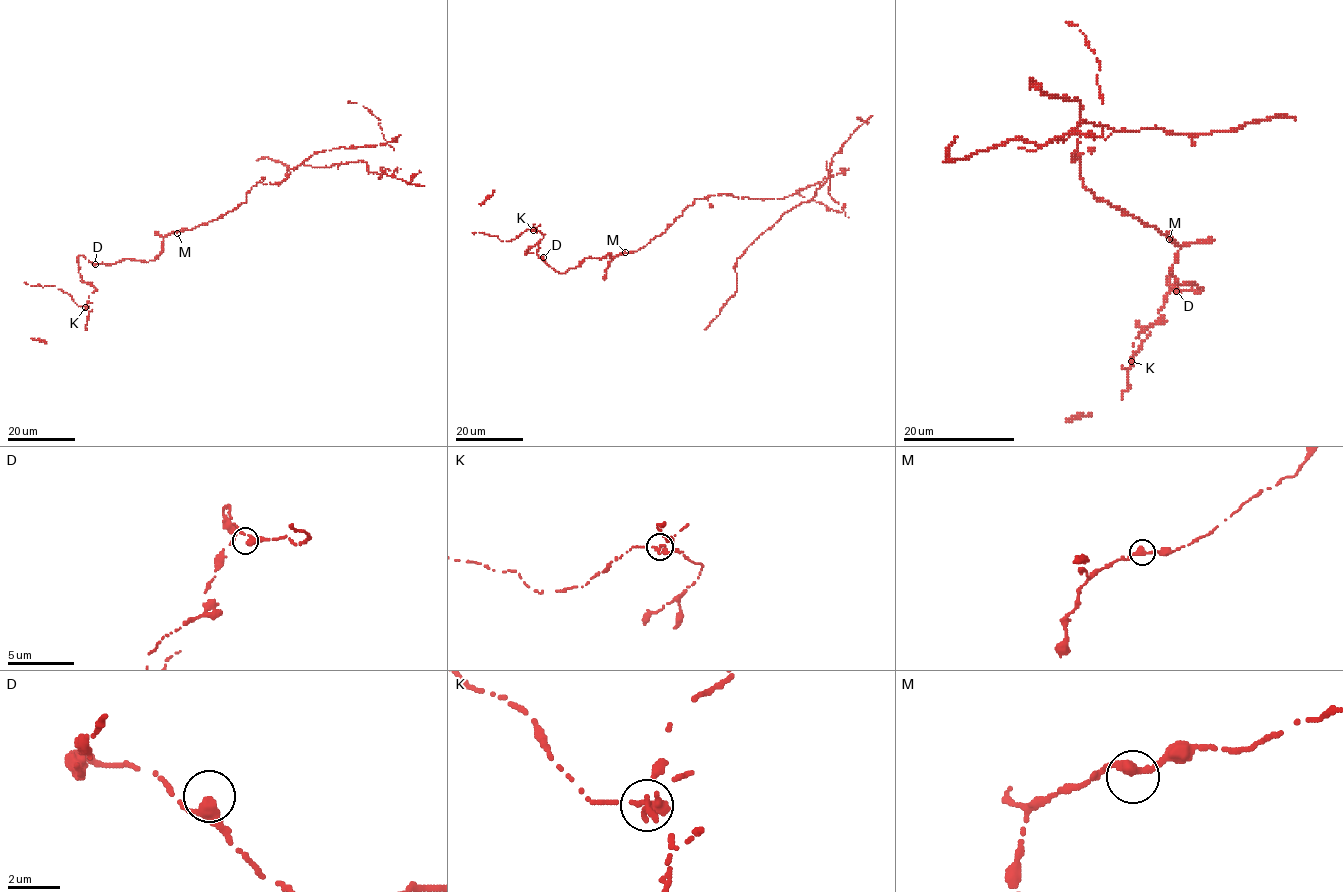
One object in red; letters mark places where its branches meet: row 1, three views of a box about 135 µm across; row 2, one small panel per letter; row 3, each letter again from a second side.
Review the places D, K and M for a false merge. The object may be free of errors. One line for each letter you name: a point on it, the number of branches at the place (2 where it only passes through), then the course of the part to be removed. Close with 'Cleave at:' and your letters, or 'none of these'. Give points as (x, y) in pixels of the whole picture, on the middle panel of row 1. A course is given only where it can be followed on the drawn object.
K: place (533, 230); branches 2
Cleave at: K

